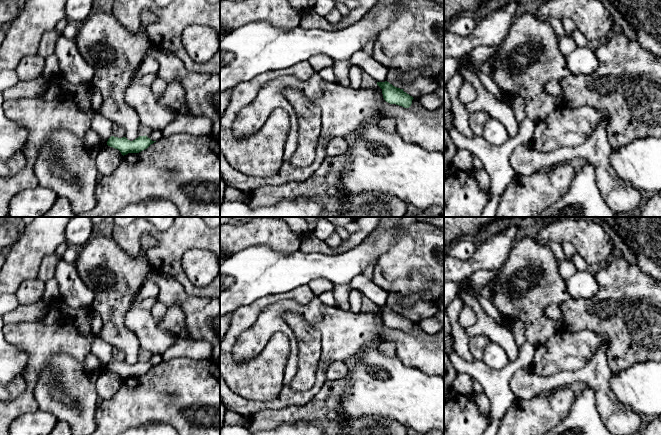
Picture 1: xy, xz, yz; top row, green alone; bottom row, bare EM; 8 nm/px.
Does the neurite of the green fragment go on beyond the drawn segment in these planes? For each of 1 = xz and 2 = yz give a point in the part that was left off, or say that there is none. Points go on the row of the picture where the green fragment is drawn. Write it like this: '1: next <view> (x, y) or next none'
1: next none
2: next none

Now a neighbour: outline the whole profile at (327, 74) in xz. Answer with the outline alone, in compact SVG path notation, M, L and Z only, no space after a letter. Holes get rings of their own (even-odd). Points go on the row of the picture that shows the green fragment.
M333 66L326 67L322 70L320 70L318 72L318 74L323 80L325 80L327 82L331 82L331 83L337 82L336 77L335 77L335 73L334 73L334 70L333 70Z

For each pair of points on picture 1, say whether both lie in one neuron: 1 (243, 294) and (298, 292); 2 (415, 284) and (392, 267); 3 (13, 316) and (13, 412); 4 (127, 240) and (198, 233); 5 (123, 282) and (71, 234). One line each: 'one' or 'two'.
1: two
2: one
3: two
4: one
5: two

